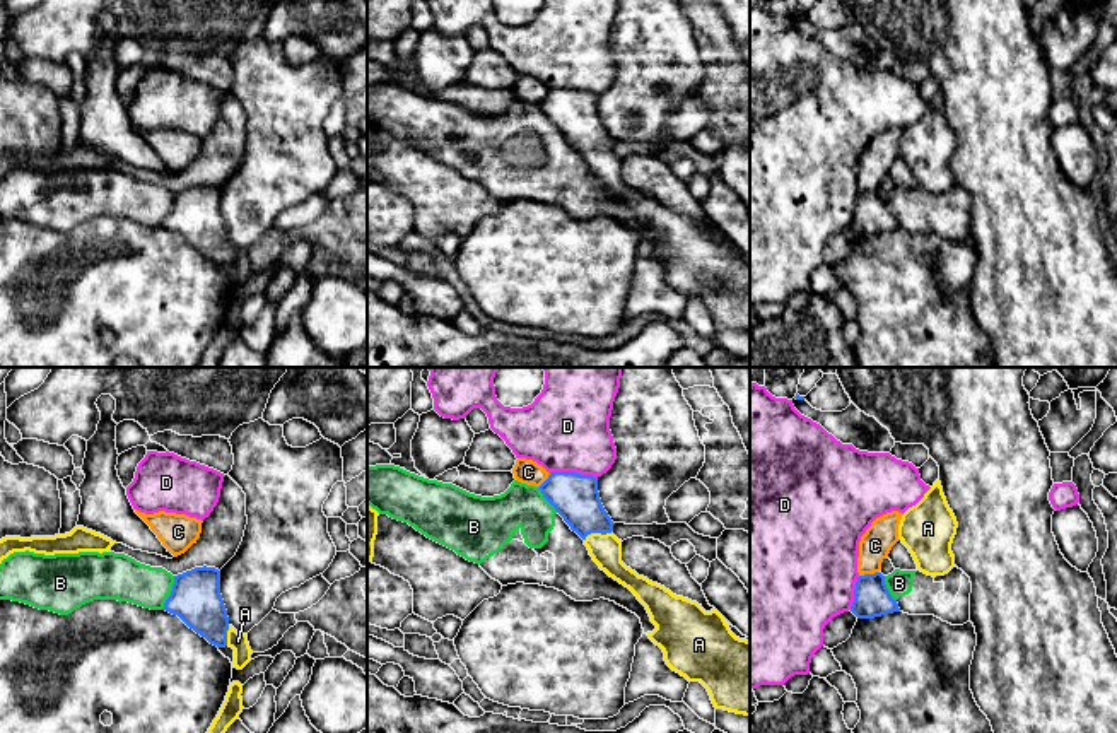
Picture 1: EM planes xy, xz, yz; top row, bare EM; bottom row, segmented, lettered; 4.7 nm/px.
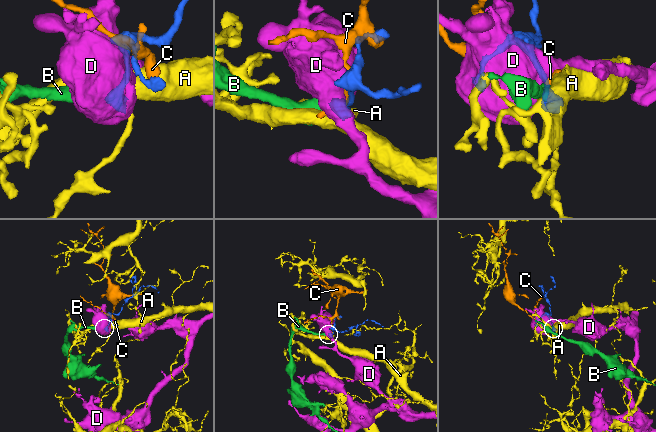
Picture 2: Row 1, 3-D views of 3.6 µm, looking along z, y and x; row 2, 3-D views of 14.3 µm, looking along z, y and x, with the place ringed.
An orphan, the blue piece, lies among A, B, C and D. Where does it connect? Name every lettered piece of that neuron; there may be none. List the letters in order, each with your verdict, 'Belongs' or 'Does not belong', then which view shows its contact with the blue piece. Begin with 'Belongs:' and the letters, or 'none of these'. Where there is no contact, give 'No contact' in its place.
Belongs: A
A: Belongs. Touches blue in xz
B: Does not belong. Touches blue in xy
C: Does not belong. Touches blue in yz
D: Does not belong. Touches blue in xz

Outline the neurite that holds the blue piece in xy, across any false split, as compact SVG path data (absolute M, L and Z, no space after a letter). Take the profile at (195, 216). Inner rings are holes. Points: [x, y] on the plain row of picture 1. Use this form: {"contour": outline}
{"contour": "M195 185L174 193L166 229L178 232L190 246L217 265L234 267L232 285L243 287L251 279L248 253L237 249L227 234L220 212L220 188L215 185Z"}

